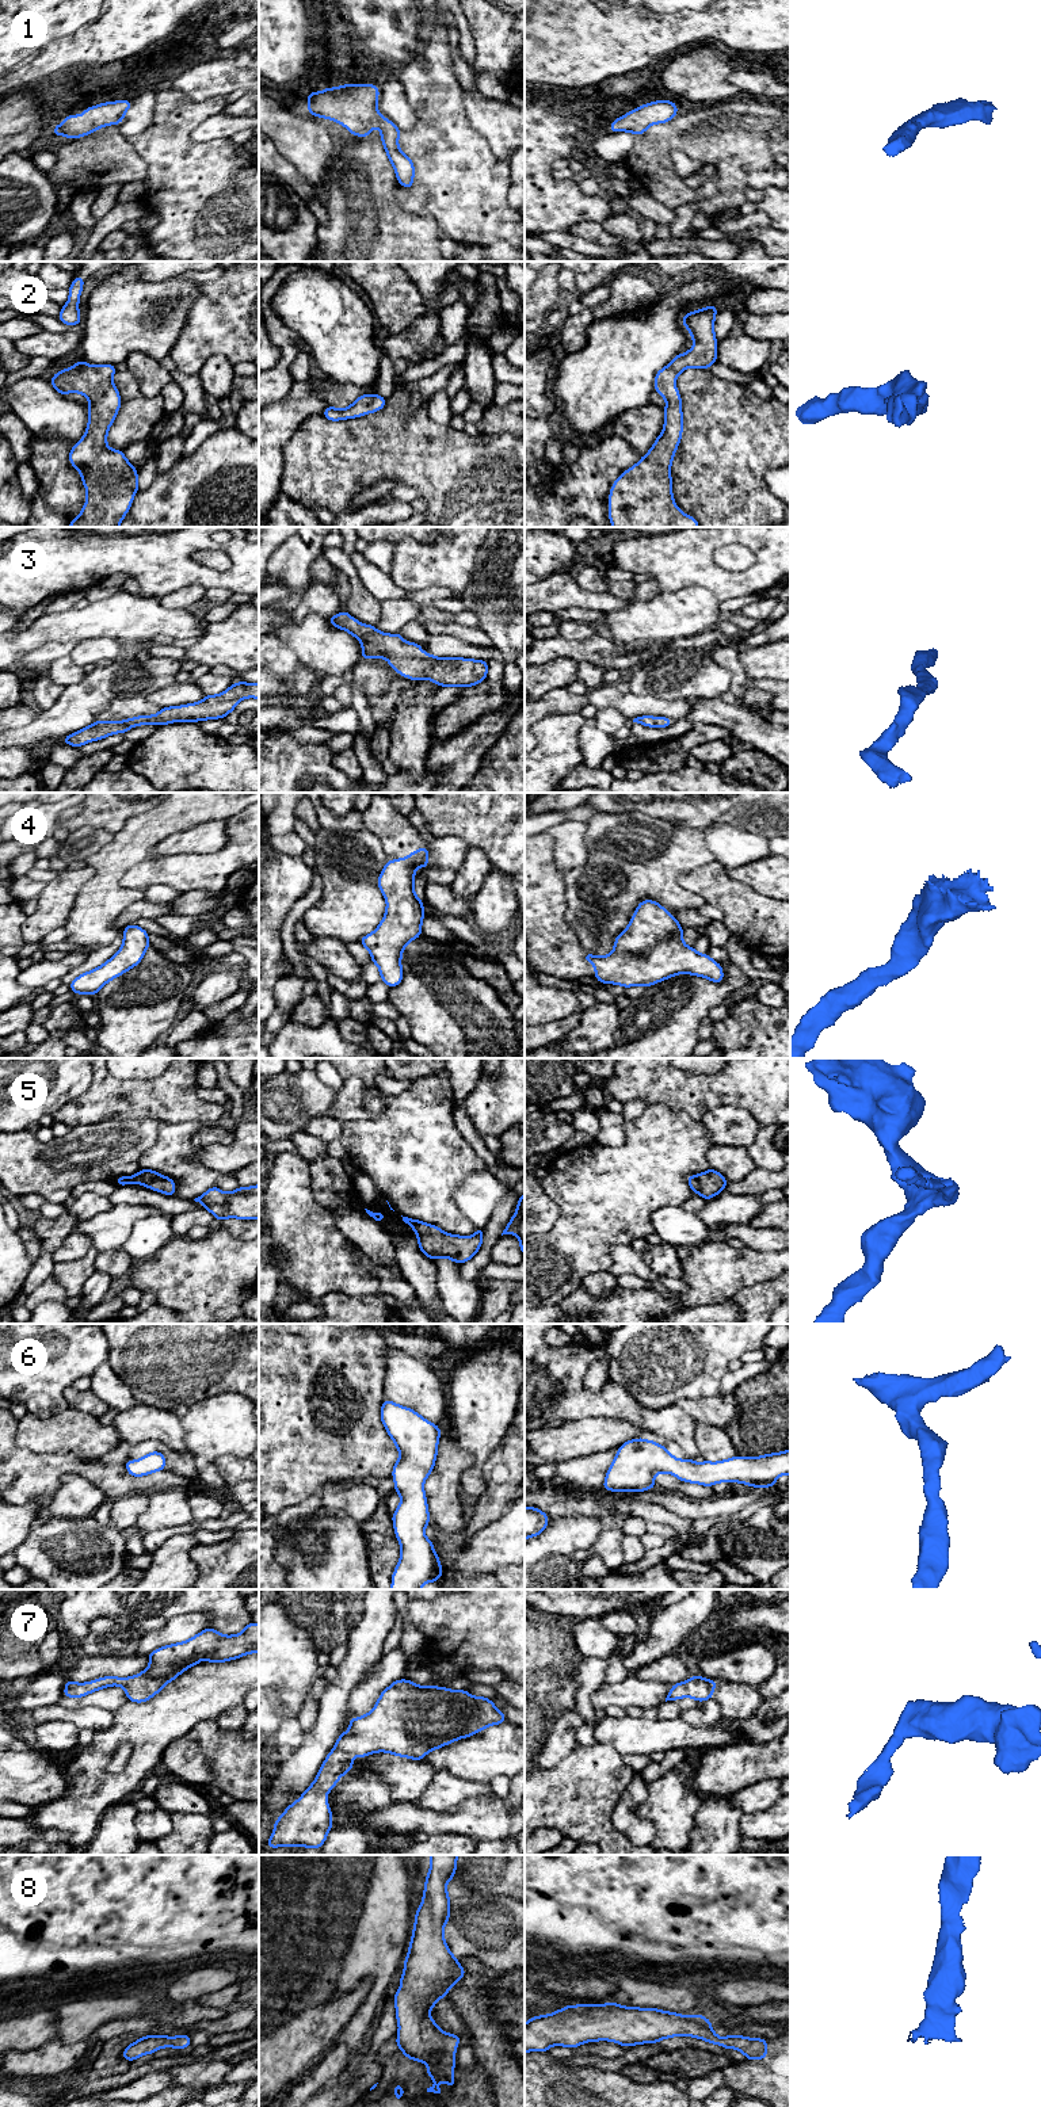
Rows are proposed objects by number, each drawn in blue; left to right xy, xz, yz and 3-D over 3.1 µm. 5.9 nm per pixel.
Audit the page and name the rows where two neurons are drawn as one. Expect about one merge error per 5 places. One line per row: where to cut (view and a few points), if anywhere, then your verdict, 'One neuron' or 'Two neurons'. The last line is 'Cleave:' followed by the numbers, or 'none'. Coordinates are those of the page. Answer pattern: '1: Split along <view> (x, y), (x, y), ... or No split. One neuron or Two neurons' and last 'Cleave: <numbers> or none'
1: No split. One neuron
2: No split. One neuron
3: No split. One neuron
4: No split. One neuron
5: No split. One neuron
6: No split. One neuron
7: No split. One neuron
8: No split. One neuron
Cleave: none

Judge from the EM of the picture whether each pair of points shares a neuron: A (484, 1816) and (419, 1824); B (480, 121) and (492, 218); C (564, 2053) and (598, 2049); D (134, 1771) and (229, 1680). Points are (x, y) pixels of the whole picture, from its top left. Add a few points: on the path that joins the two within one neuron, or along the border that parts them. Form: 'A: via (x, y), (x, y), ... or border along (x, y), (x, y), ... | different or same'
A: via (468, 1819), (435, 1823) | same
B: border along (464, 107), (468, 123), (496, 155), (503, 157) | different
C: via (572, 2053), (590, 2049) | same
D: via (151, 1745), (203, 1693) | same

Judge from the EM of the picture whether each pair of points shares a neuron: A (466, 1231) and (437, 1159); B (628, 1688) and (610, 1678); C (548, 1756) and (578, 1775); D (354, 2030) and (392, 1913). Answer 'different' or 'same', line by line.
A: same
B: different
C: different
D: same

